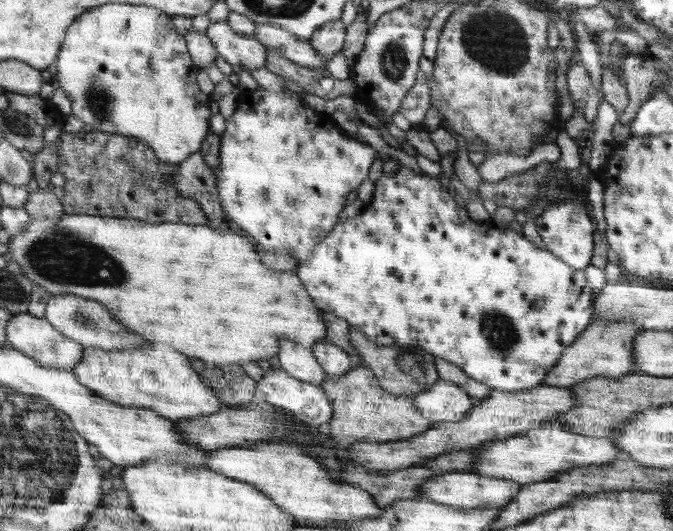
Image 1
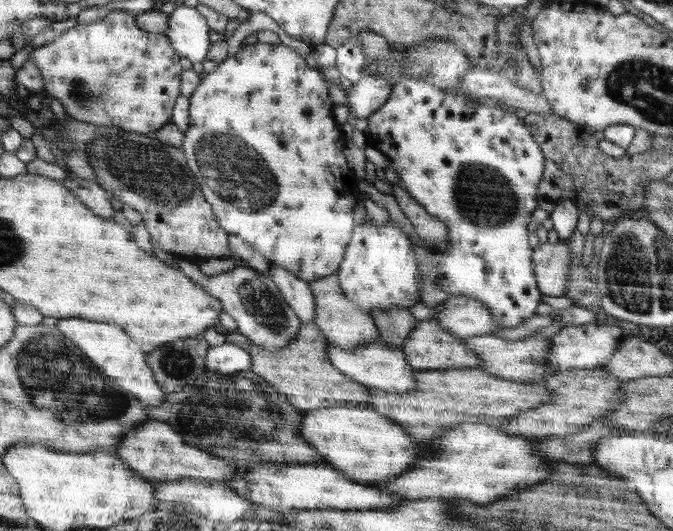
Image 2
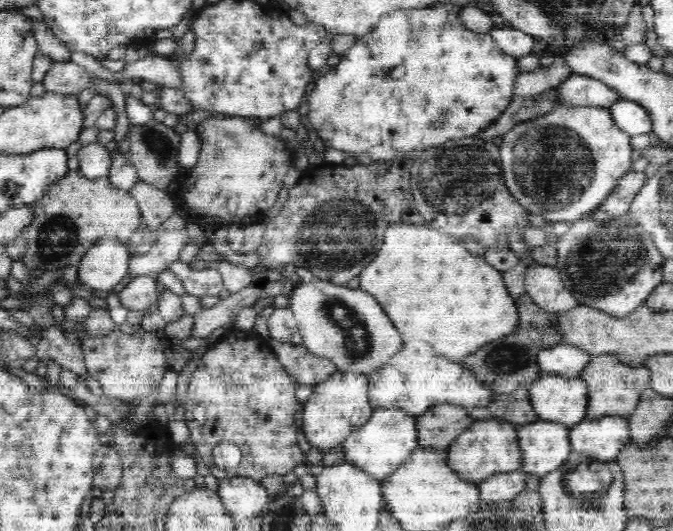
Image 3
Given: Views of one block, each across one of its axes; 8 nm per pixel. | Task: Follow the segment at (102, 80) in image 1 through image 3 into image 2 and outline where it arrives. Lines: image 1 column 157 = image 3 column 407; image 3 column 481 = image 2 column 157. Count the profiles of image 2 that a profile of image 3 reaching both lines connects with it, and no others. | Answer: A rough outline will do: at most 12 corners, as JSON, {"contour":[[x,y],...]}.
{"contour":[[110,11],[34,49],[70,119],[153,135],[181,96],[164,33]]}

